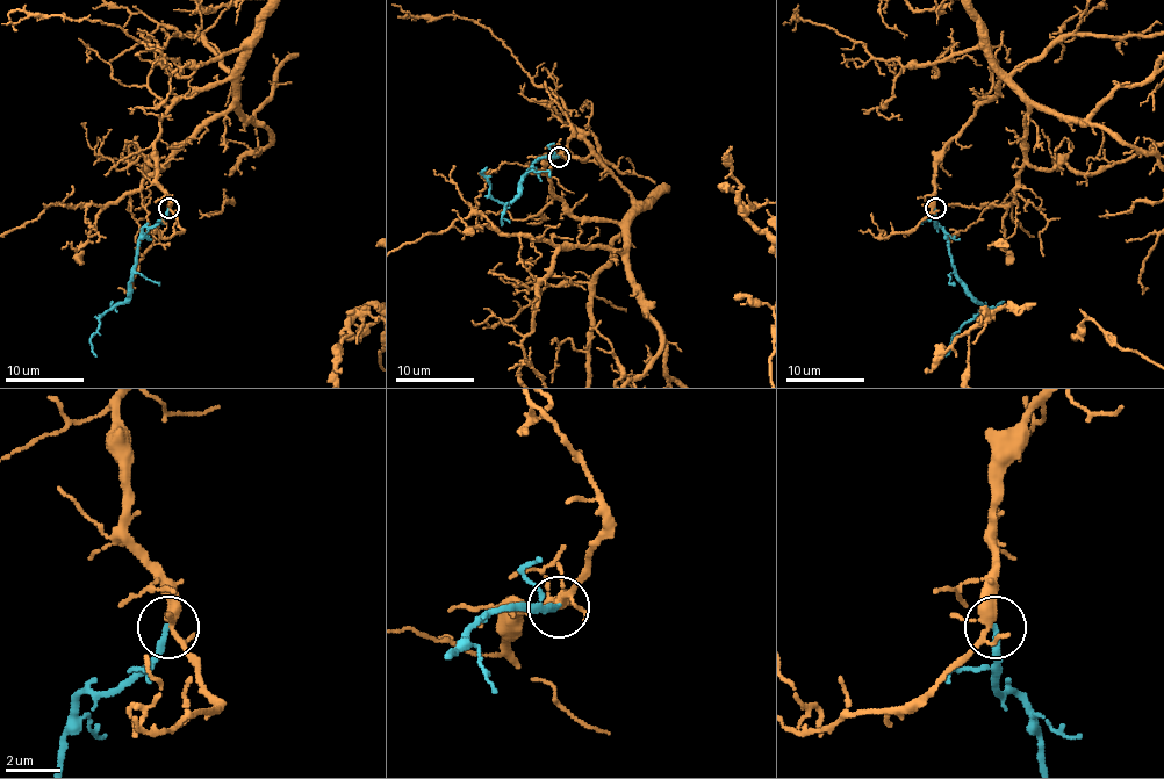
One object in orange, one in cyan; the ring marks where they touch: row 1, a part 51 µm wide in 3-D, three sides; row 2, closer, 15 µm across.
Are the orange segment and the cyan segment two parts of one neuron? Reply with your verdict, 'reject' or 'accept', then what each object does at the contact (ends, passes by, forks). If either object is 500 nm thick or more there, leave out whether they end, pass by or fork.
accept; orange forks there; cyan ends there

